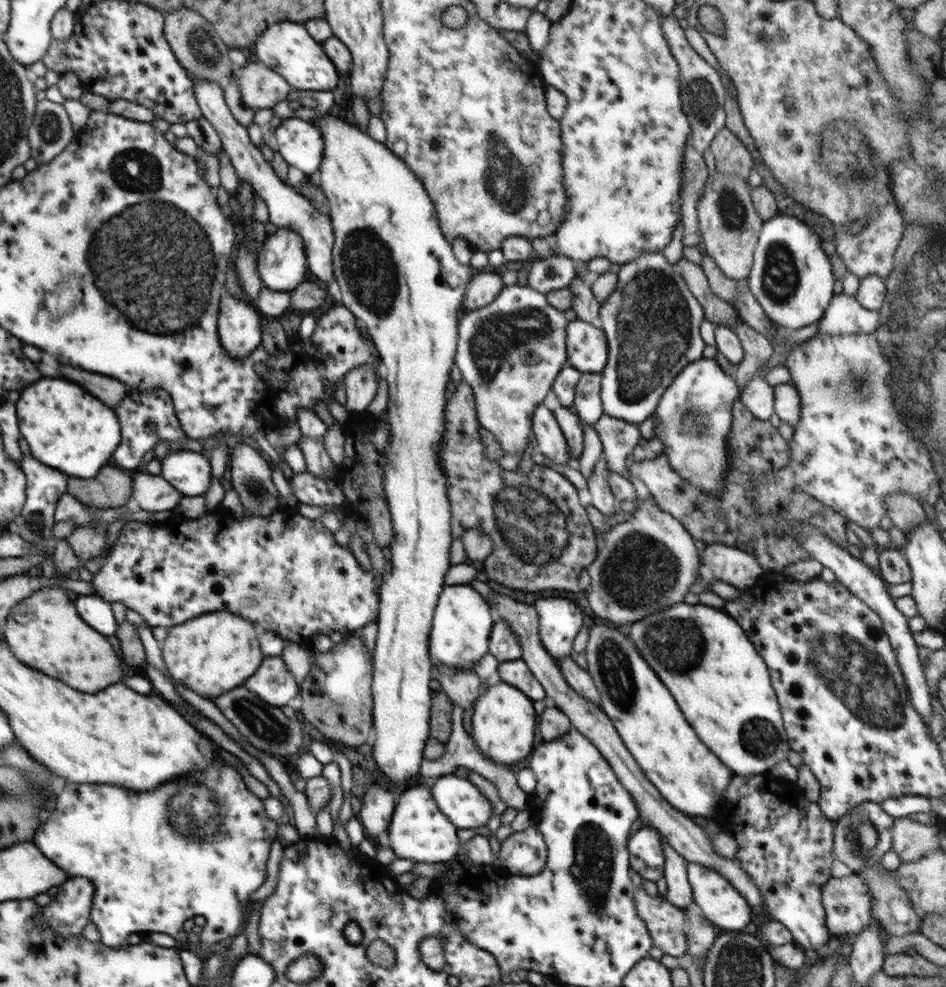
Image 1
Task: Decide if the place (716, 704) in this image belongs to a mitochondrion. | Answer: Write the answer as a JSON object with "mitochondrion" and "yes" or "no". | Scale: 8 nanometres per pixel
{"mitochondrion":"no"}

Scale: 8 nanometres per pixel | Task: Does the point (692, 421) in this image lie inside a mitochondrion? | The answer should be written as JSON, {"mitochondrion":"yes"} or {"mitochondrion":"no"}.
{"mitochondrion":"yes"}

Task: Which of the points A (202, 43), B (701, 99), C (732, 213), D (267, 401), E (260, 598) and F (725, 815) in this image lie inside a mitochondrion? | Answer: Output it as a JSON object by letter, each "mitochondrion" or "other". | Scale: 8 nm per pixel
{"A":"mitochondrion","B":"mitochondrion","C":"mitochondrion","D":"other","E":"mitochondrion","F":"other"}

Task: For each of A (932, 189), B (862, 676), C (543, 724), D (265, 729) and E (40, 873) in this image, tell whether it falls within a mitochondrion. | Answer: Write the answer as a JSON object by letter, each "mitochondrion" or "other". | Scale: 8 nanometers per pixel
{"A":"mitochondrion","B":"mitochondrion","C":"other","D":"mitochondrion","E":"other"}

